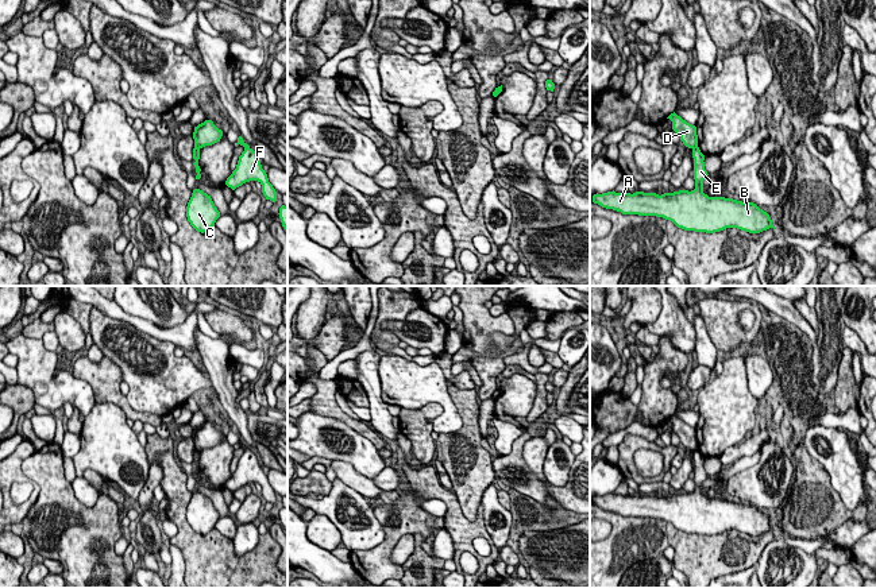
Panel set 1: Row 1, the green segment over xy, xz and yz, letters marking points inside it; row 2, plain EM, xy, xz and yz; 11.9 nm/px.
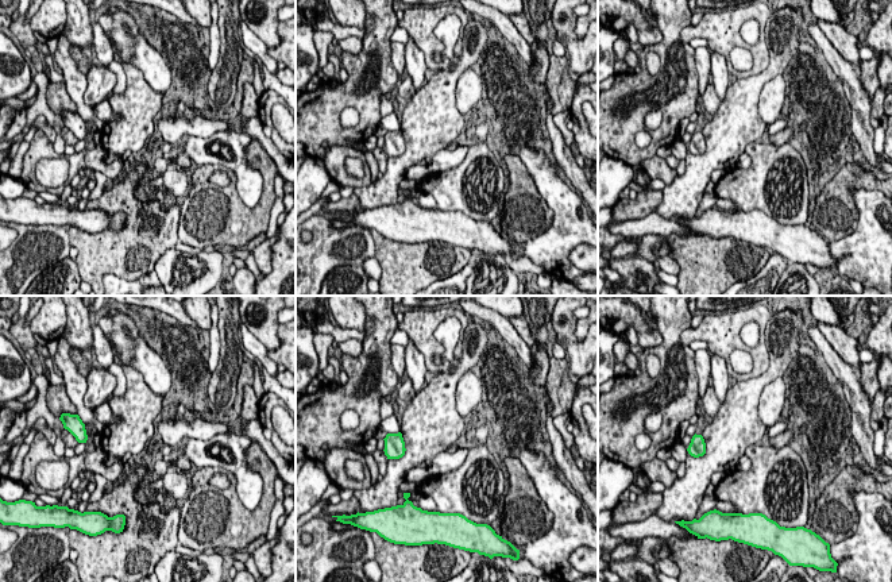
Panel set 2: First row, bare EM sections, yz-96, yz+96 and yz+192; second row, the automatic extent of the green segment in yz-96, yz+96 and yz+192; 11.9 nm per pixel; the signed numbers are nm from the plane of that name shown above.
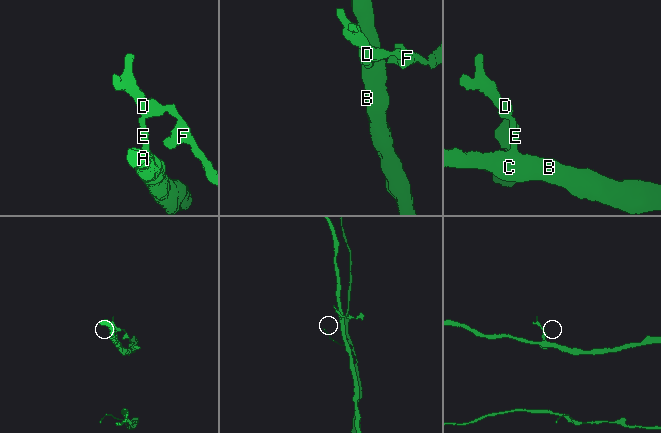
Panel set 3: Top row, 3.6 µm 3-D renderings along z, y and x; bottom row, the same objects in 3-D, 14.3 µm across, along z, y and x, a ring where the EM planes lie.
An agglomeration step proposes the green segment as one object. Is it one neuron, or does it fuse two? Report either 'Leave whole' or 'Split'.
Split

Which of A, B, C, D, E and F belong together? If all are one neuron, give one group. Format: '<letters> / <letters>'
A B C E / D F

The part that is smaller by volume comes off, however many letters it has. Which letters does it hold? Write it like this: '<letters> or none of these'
D, F

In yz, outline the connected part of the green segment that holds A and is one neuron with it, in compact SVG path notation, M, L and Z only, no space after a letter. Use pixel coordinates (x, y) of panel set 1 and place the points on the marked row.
M696 146L692 150L695 189L674 193L607 192L594 194L593 202L622 214L656 216L672 221L678 228L694 232L714 233L726 228L737 228L749 233L760 233L773 228L767 212L753 202L742 202L725 197L709 197L703 193L705 155Z

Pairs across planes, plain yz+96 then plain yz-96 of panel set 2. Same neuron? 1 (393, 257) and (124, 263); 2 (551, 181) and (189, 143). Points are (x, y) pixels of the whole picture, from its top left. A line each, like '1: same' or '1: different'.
1: same
2: same

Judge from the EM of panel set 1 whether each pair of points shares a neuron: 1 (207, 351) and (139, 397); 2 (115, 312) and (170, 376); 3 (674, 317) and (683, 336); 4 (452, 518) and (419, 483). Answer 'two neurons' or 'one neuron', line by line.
1: two neurons
2: two neurons
3: one neuron
4: one neuron

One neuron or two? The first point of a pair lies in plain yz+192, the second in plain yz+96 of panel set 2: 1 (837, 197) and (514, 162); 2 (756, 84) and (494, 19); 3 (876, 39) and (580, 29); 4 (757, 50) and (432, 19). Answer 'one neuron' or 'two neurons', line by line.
1: one neuron
2: two neurons
3: one neuron
4: one neuron

